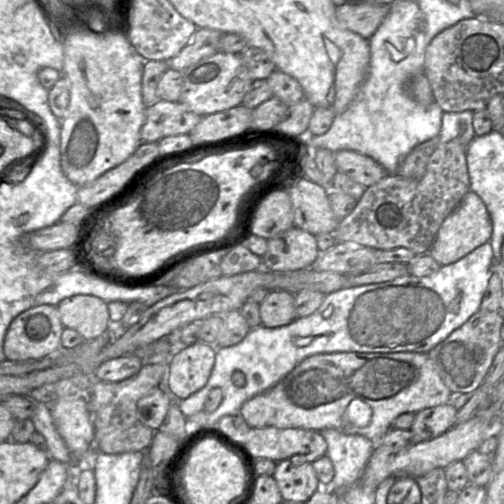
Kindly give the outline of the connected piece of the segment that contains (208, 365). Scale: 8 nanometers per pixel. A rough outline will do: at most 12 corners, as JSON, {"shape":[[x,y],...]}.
{"shape":[[198,341],[167,365],[169,393],[184,400],[208,382],[216,347]]}

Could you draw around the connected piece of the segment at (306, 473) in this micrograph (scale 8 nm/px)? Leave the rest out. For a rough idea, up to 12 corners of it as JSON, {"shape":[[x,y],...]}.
{"shape":[[282,460],[273,477],[286,501],[322,486],[313,464]]}

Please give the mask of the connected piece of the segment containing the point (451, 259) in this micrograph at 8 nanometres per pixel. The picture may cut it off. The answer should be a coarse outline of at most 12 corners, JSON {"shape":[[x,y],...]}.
{"shape":[[470,190],[427,254],[452,264],[489,242],[492,221]]}

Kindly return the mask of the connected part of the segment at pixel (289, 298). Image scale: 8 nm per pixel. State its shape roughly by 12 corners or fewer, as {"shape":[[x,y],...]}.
{"shape":[[272,290],[259,304],[261,324],[292,323],[295,294]]}

